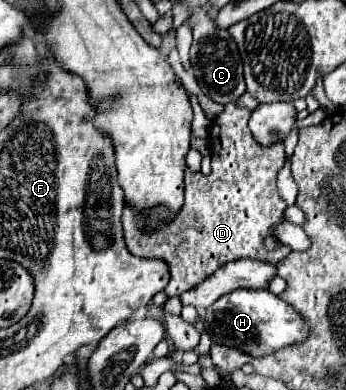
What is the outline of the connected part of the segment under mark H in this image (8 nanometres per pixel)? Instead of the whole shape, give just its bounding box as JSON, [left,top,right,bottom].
[204,290,306,356]

